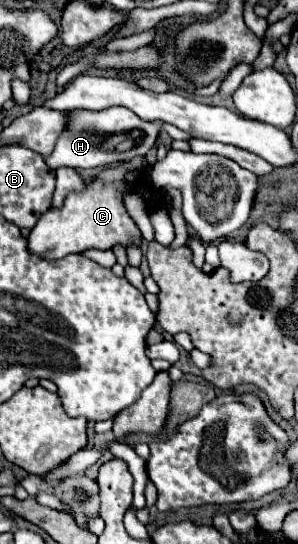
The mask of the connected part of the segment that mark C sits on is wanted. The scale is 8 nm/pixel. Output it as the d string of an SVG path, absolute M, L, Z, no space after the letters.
M144 157L140 159L130 159L124 163L110 165L102 169L92 183L84 183L80 191L72 191L66 195L62 207L50 207L36 227L32 229L28 237L28 249L44 259L56 261L62 259L70 253L84 253L88 249L112 249L114 245L130 247L142 245L142 235L134 219L128 215L124 207L124 195L136 193L144 197L144 205L148 209L160 207L164 203L164 193L162 191L140 191L144 187L146 177L140 175L136 179L128 179L128 173L142 173L144 171Z

